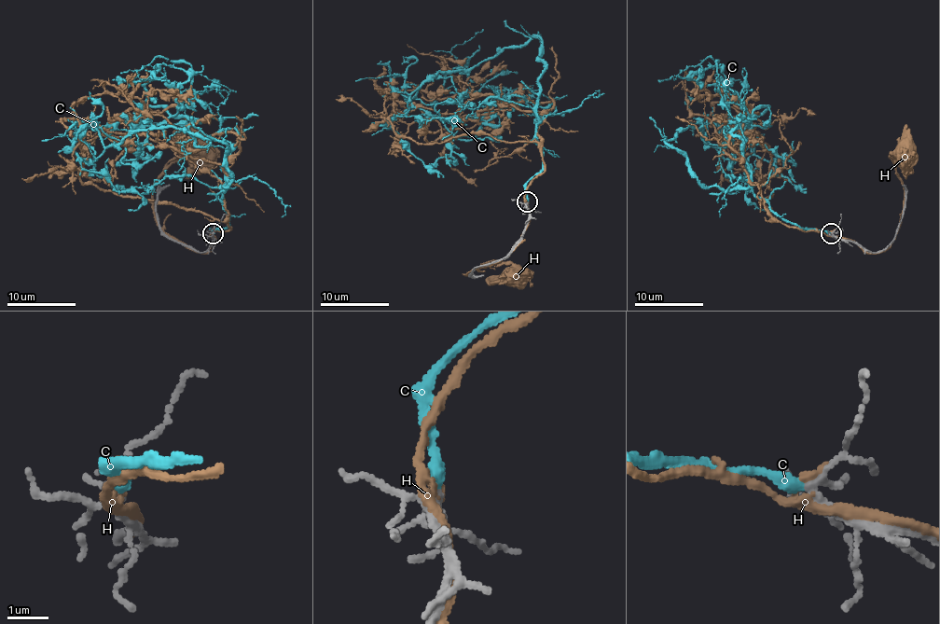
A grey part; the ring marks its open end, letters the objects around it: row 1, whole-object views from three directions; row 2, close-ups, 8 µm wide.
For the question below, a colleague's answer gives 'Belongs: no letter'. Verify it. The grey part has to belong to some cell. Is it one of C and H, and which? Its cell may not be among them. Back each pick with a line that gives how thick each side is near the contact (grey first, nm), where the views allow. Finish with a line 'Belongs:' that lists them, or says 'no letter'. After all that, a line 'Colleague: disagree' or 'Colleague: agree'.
C: 200 nm thick on the grey side, 300 nm on the other
Belongs: C
Colleague: disagree

